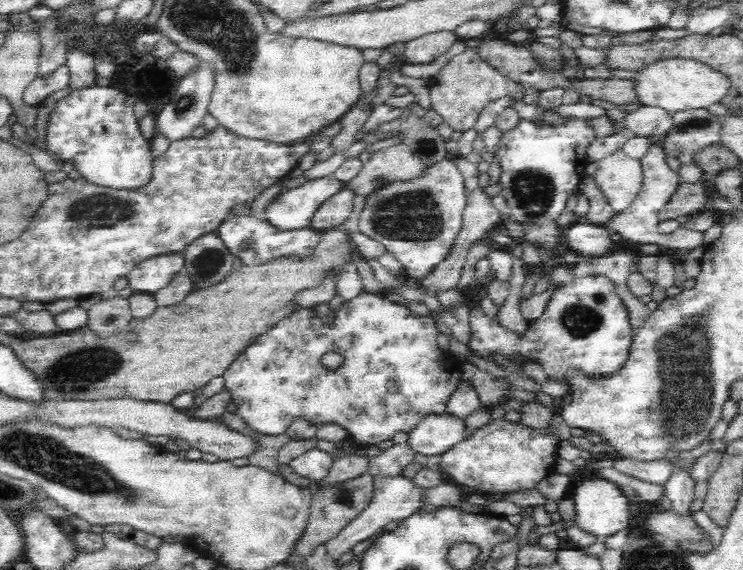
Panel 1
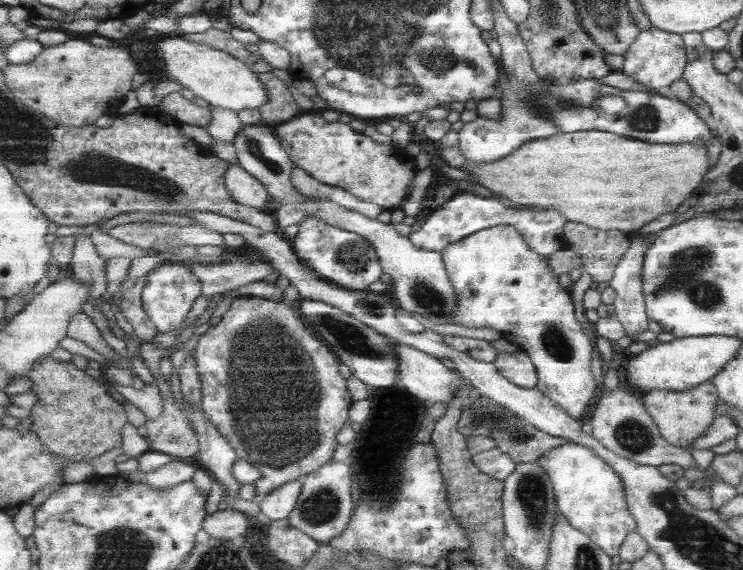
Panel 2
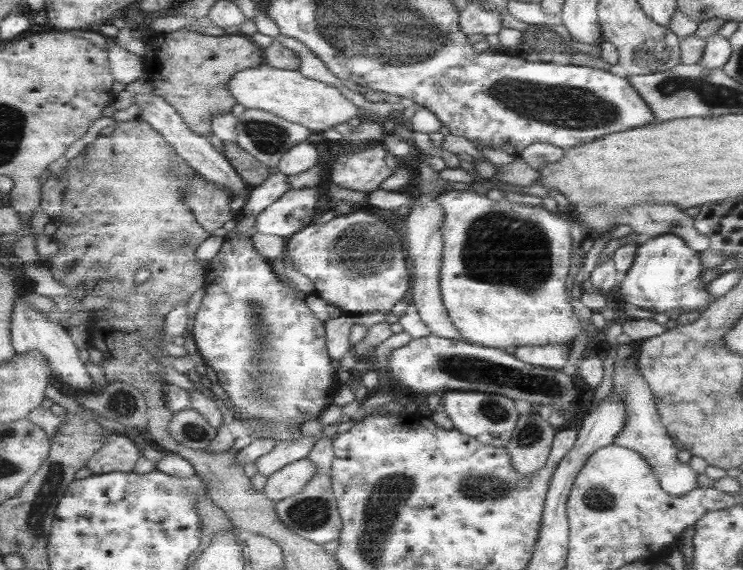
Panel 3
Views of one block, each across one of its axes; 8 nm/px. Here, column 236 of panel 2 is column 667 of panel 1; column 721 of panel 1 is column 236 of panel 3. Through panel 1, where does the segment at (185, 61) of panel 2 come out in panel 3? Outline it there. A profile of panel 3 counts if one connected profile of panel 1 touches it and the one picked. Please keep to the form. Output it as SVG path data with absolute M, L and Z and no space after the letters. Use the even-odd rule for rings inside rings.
M265 62L257 68L242 70L231 78L231 94L247 109L267 110L289 122L307 126L313 132L323 132L359 115L358 107L339 90L326 83L309 79L298 70L281 70Z

